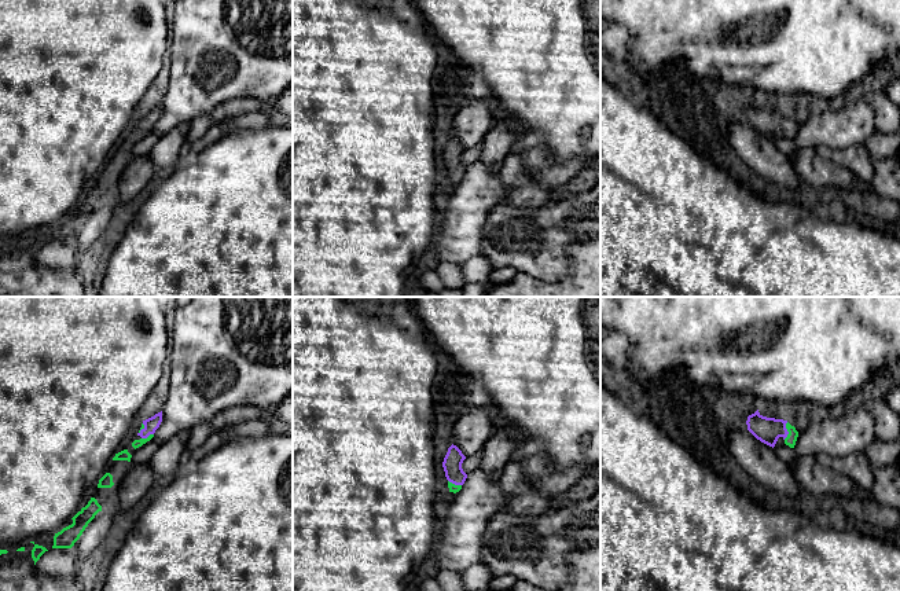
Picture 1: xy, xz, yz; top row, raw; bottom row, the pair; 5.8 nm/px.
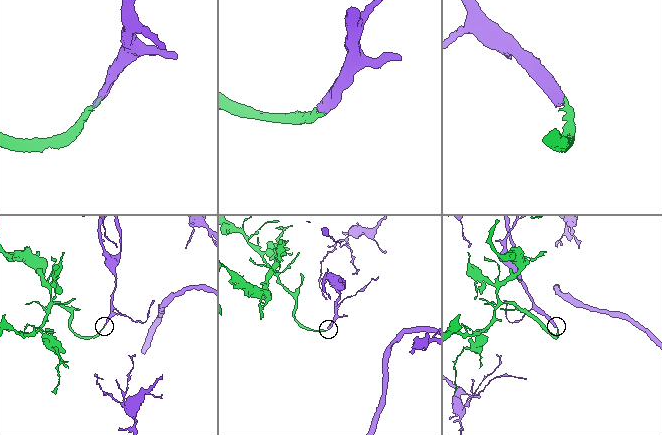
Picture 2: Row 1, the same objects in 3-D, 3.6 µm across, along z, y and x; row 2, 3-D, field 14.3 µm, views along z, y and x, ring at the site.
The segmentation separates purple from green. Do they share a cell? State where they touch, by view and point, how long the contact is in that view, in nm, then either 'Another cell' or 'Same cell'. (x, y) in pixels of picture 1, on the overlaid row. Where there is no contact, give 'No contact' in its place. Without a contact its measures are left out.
Touches purple at yz (786, 430). Shared border 110 nm. Same cell

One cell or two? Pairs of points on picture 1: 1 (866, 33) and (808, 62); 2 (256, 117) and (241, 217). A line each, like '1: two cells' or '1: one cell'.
1: one cell
2: two cells

